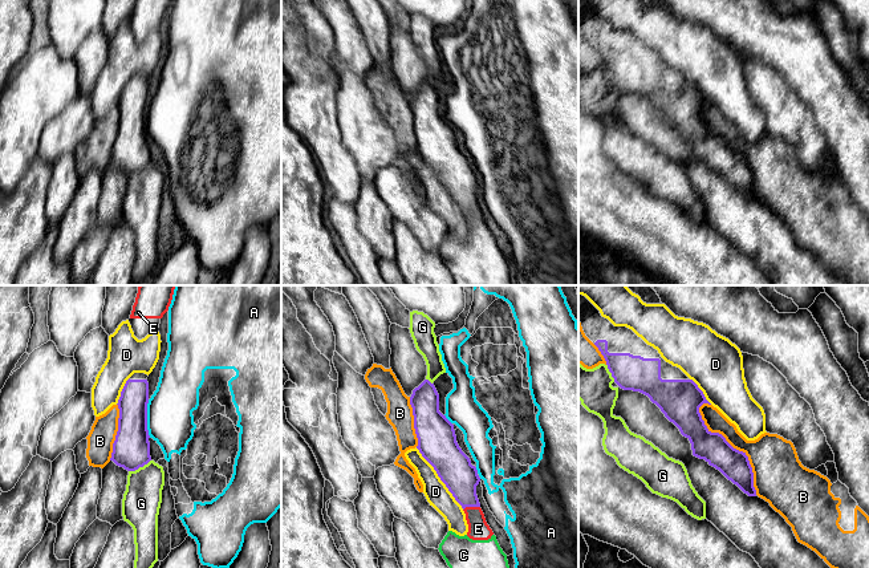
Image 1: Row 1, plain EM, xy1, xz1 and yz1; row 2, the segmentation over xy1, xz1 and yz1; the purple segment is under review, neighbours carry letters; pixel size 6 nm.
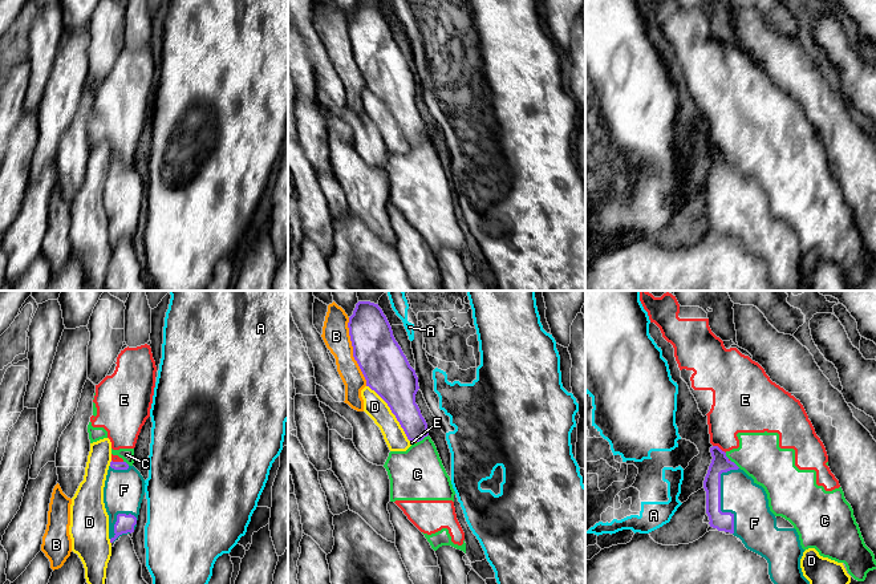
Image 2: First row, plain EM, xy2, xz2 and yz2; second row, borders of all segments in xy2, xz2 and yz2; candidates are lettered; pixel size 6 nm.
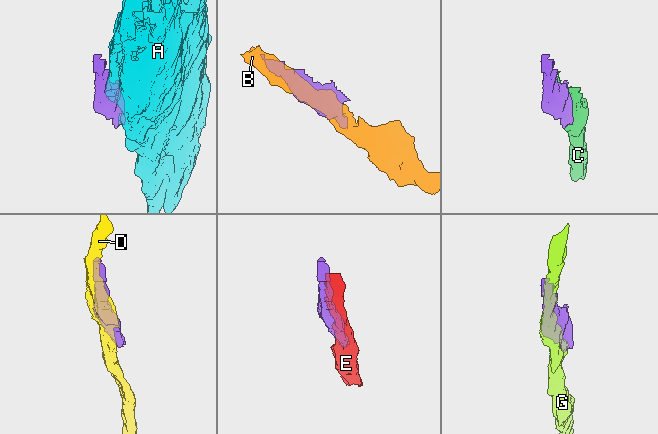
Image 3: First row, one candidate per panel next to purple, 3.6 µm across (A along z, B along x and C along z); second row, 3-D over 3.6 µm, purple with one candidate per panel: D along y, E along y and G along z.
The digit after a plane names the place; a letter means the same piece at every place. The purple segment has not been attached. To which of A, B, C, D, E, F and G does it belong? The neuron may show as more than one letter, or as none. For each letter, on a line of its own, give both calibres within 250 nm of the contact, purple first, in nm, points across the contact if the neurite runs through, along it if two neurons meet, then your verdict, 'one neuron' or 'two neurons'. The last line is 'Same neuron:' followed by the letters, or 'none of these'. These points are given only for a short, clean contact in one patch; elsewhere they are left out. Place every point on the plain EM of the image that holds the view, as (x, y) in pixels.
A: 220/280 nm | two neurons
B: 180/280 nm | two neurons
C: 110/260 nm | along yz2 (725, 155), (739, 170) | two neurons
D: 240/140 nm | two neurons
E: 200/130 nm | along xz1 (479, 209), (467, 209), (463, 212) | two neurons
F: 110/240 nm | one neuron
G: 220/240 nm | two neurons
Same neuron: F

